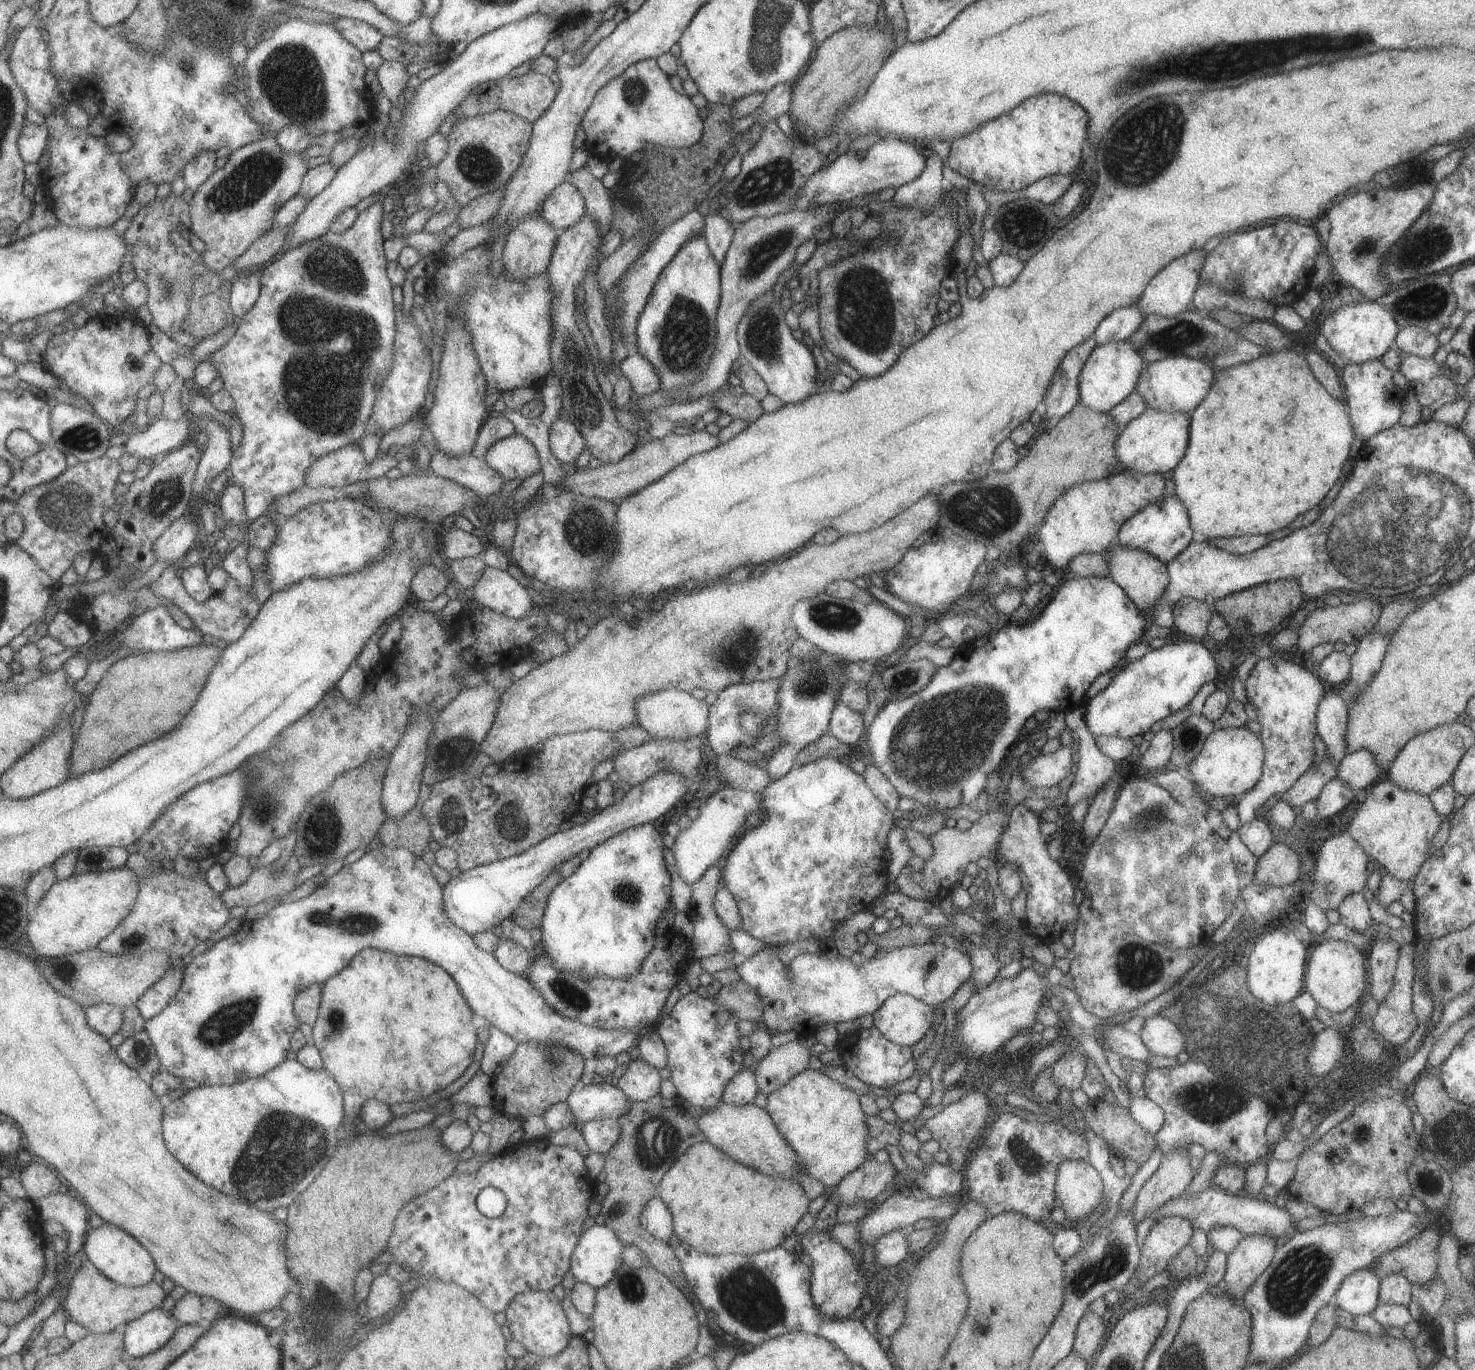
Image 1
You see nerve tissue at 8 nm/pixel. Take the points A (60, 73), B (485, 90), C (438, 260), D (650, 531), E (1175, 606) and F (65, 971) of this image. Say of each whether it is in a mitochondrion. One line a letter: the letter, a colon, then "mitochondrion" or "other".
A: other
B: other
C: other
D: other
E: other
F: mitochondrion

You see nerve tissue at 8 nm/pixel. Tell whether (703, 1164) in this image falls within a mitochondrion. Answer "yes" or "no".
no

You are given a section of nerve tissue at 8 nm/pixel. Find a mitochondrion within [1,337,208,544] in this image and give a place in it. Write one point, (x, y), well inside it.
(69, 507)

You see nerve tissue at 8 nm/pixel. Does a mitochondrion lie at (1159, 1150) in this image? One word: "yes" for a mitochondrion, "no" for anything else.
no

